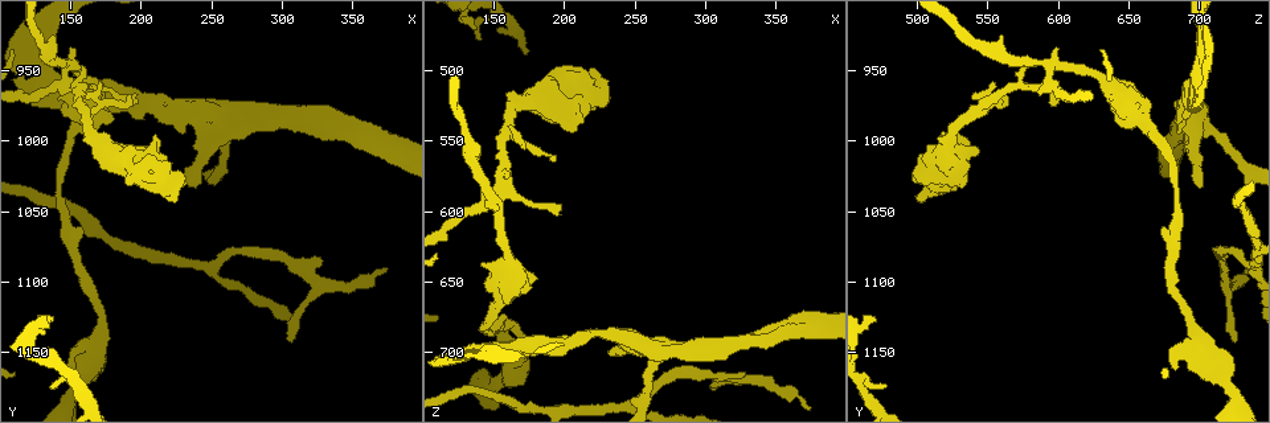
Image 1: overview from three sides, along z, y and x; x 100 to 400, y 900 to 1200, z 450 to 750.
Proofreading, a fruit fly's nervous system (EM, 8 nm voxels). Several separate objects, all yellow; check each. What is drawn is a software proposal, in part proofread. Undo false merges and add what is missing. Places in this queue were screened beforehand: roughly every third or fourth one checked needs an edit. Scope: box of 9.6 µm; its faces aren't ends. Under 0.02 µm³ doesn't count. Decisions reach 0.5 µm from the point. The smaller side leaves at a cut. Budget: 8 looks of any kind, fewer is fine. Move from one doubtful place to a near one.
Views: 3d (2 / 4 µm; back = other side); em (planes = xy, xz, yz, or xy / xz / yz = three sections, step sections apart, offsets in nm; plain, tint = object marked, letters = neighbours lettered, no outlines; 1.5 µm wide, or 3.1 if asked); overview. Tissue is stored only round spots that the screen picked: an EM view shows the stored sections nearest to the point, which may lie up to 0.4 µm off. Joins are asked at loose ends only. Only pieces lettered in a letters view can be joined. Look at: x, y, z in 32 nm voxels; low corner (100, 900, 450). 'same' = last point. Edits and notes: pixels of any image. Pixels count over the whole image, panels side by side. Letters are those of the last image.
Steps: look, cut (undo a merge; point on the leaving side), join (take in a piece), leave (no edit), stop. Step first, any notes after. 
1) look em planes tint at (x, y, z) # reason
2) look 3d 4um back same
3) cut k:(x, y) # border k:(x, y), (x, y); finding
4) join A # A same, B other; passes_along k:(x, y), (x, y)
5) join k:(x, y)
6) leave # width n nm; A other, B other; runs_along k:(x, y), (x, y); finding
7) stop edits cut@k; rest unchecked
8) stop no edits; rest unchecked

look 3d 4um at (198, 966, 602) # tapers out

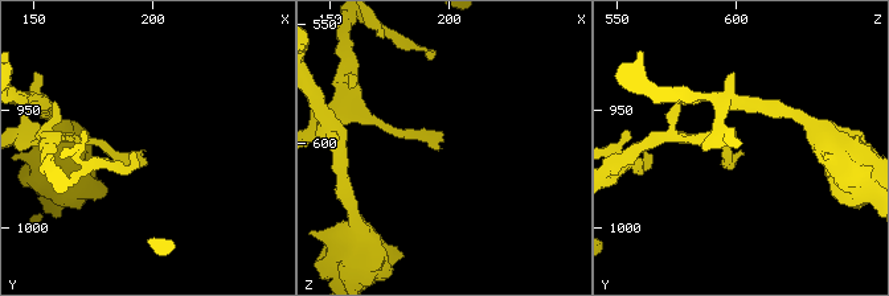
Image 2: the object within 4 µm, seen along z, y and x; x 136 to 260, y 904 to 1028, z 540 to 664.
look em planes letters at (196, 968, 603) # need the tissue

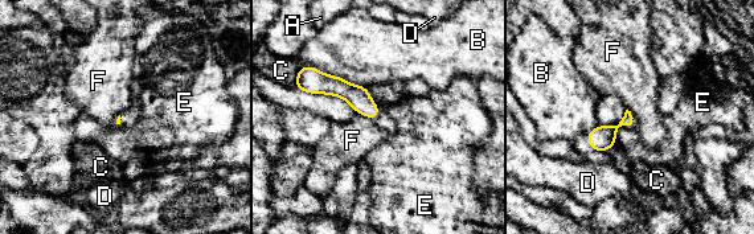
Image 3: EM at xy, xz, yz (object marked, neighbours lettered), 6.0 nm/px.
leave # longest_contact B 380 nm; A other, B other, C other, D other, E other, F other; none of them fits

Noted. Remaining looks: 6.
look em yz step 8 tint at (154, 990, 668) # thick turns thin

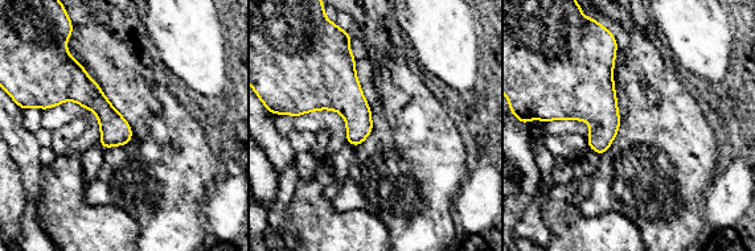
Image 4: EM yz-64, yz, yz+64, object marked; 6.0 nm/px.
look em planes letters same

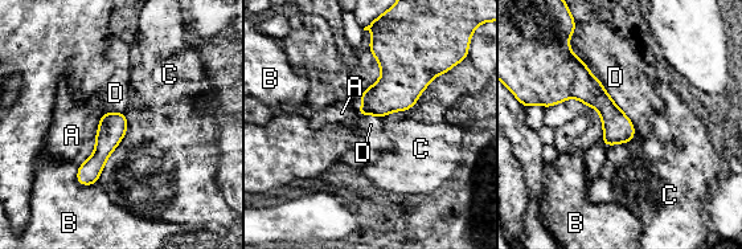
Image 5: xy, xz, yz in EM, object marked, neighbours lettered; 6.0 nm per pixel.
leave # A other, B other, C other, D other; runs_along 5:(550, 96), (589, 92), (631, 133); one cell here

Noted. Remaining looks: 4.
look 3d 4um at (306, 1144, 728) # tapers out

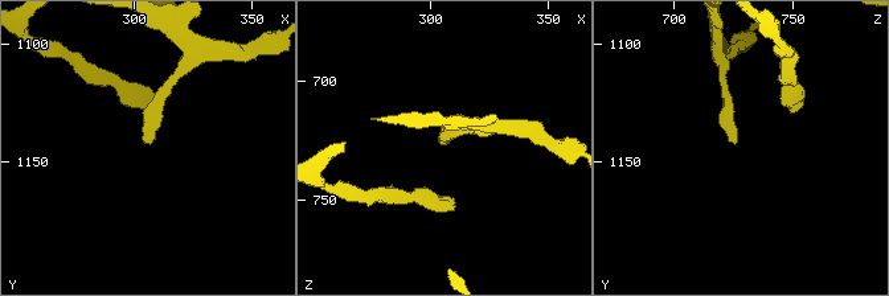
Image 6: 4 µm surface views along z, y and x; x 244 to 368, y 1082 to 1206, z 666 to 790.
look em planes letters at (305, 1143, 726)

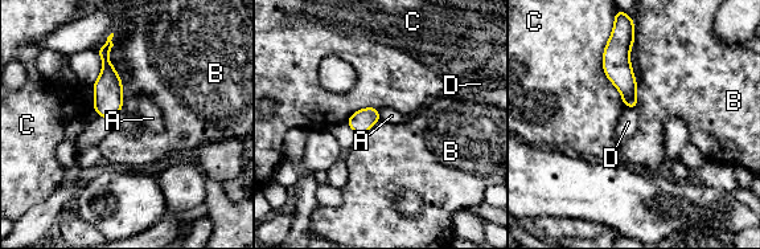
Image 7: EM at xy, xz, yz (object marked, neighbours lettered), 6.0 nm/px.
leave # A other, B other, C other, D other; border 7:(123, 82), (120, 110); none of them fits

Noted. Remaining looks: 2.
stop no edits; rest unchecked

